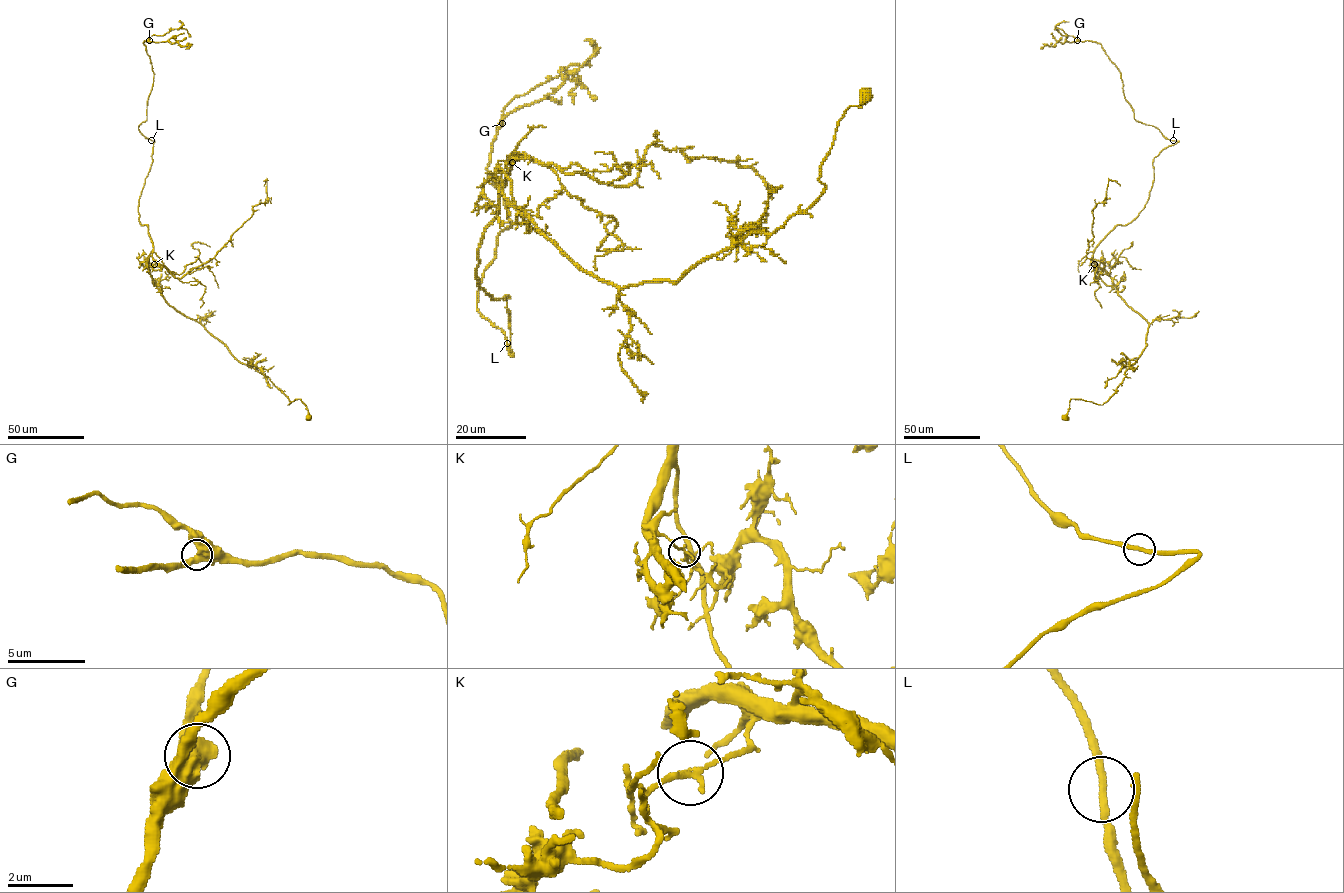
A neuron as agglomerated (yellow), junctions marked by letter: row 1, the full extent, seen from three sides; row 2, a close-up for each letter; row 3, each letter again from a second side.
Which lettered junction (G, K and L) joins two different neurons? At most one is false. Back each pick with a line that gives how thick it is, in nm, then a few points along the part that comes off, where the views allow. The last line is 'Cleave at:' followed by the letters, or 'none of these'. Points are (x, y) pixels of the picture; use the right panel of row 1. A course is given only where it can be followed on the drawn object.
K: 180 nm thick; foreign part runs (1094, 264), (1097, 245), (1143, 208), (1153, 159), (1179, 141), (1134, 118), (1100, 44), (1055, 27), (1066, 37)
Cleave at: K

